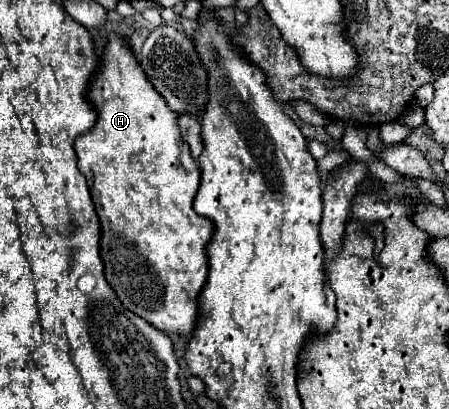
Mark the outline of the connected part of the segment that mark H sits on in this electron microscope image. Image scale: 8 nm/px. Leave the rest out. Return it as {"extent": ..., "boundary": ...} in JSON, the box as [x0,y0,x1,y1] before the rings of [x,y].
{"extent":[74,33,212,337],"boundary":[[[118,33],[108,35],[100,69],[88,83],[86,99],[98,117],[92,129],[76,137],[74,151],[100,219],[100,257],[106,281],[126,309],[166,335],[188,337],[198,317],[198,293],[208,277],[206,245],[212,237],[212,223],[192,209],[194,195],[200,187],[200,167],[190,157],[190,149],[180,135],[178,115],[170,111],[164,97],[152,89],[130,45]]]}

